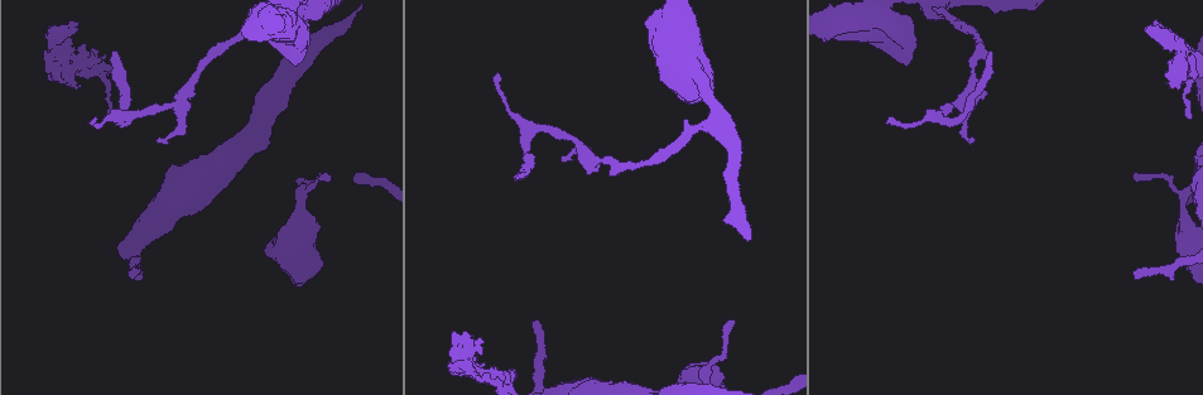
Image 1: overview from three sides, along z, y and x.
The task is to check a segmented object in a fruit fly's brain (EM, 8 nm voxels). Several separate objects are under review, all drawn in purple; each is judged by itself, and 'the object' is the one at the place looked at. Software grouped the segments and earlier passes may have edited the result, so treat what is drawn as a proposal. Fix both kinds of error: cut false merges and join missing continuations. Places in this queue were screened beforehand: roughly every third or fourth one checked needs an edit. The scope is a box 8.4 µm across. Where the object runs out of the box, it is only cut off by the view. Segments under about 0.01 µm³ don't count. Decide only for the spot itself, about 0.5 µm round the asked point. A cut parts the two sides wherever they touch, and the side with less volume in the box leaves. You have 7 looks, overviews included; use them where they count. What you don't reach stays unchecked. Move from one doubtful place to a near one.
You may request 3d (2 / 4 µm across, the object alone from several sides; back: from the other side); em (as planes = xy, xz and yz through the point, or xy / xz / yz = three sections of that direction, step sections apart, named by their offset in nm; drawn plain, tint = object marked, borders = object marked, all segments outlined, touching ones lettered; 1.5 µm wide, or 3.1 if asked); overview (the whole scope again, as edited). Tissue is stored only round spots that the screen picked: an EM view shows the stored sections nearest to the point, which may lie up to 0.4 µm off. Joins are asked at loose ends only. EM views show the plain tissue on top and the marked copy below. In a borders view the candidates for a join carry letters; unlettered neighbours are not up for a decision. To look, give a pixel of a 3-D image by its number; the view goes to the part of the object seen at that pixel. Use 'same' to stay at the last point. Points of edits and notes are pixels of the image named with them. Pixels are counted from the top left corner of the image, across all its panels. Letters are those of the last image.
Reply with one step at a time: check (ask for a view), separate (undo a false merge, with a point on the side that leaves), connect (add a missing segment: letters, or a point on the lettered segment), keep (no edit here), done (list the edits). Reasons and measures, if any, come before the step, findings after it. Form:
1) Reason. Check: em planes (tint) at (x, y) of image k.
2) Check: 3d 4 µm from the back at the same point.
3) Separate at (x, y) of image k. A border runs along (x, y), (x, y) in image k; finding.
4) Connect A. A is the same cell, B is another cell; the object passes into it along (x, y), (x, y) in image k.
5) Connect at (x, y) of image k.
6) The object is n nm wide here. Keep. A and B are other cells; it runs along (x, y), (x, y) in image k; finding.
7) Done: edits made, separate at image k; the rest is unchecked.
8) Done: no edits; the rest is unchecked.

End of a long branch. Check: 3d 2 µm at (531, 322) of image 1.

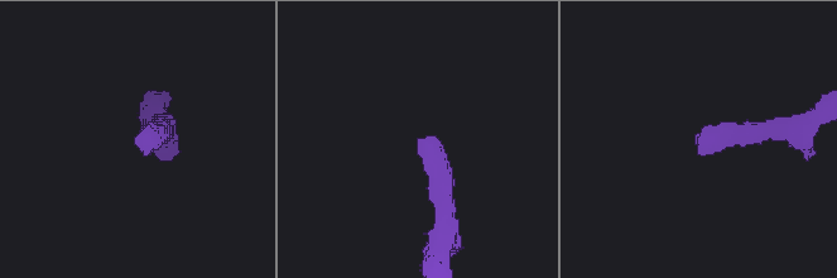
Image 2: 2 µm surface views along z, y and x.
Check: em planes (borders) at (697, 143) of image 2.

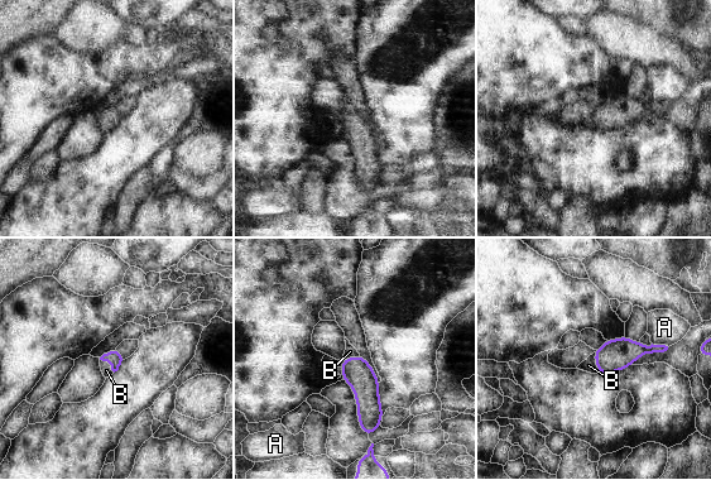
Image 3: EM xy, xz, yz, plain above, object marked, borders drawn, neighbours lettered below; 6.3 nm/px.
Connect B. B is the same cell, A is another cell; the object passes into it along (614, 355), (596, 363), (589, 365) in image 3; the cell continues.

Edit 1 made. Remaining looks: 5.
Calibre changes. Check: em planes (borders) at (464, 346) of image 1.

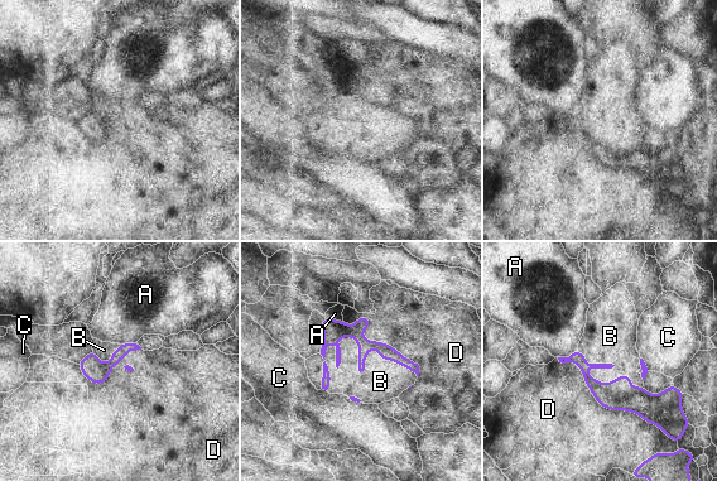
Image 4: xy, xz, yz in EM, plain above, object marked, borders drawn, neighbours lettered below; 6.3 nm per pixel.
The longest contact is with D, 900 nm. Keep. A, B, C and D are other cells; one cell here.

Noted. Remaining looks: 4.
Done: edits made, connect at image 3; the rest is unchecked.

